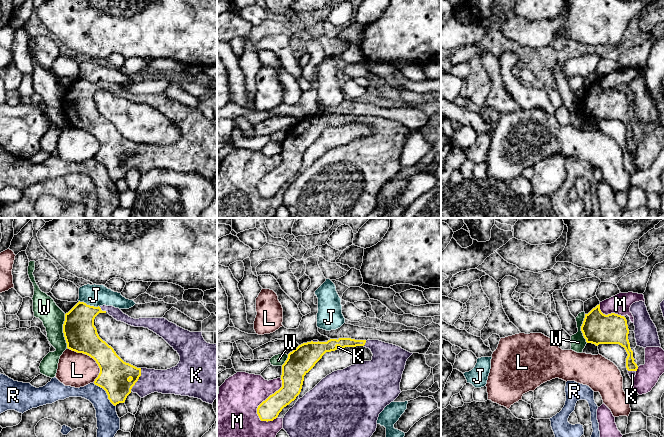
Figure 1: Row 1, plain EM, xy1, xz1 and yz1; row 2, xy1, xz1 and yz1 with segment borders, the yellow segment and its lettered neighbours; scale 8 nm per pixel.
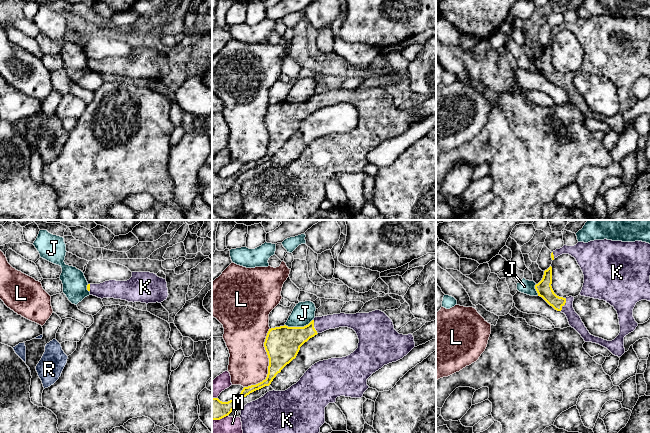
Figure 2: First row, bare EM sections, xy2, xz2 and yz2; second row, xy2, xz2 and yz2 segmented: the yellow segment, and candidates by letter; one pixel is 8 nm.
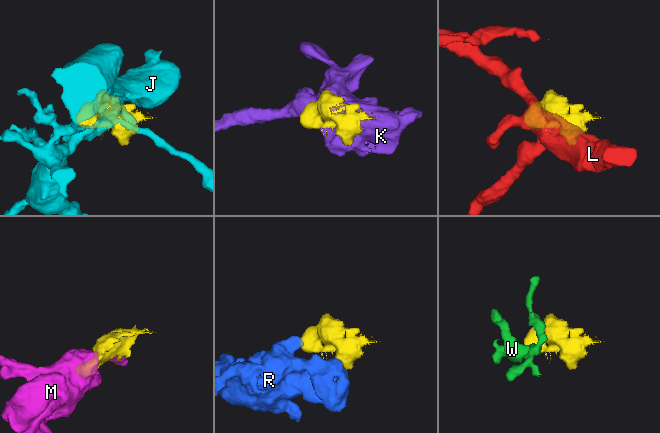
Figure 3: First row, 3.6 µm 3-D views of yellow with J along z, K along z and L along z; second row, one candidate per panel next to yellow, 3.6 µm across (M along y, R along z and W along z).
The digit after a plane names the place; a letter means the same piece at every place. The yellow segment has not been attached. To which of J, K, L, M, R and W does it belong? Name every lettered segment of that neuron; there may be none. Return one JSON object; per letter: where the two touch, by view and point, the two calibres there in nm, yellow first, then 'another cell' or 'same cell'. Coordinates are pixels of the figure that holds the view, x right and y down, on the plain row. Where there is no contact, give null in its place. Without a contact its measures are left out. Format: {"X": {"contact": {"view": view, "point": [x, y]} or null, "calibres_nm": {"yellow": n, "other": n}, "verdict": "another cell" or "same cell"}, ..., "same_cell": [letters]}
{"J": {"contact": {"view": "xz2", "point": [299, 103]}, "calibres_nm": {"yellow": 280, "other": 180}, "verdict": "another cell"}, "K": {"contact": {"view": "xy1", "point": [138, 154]}, "calibres_nm": {"yellow": 240, "other": 200}, "verdict": "same cell"}, "L": {"contact": {"view": "xz2", "point": [269, 140]}, "calibres_nm": {"yellow": 280, "other": 320}, "verdict": "another cell"}, "M": {"contact": {"view": "xz1", "point": [267, 174]}, "calibres_nm": {"yellow": 180, "other": 340}, "verdict": "another cell"}, "R": {"contact": {"view": "xy1", "point": [106, 168]}, "calibres_nm": {"yellow": 240, "other": 190}, "verdict": "another cell"}, "W": {"contact": {"view": "xy1", "point": [63, 107]}, "calibres_nm": {"yellow": 260, "other": 190}, "verdict": "another cell"}, "same_cell": ["K"]}

